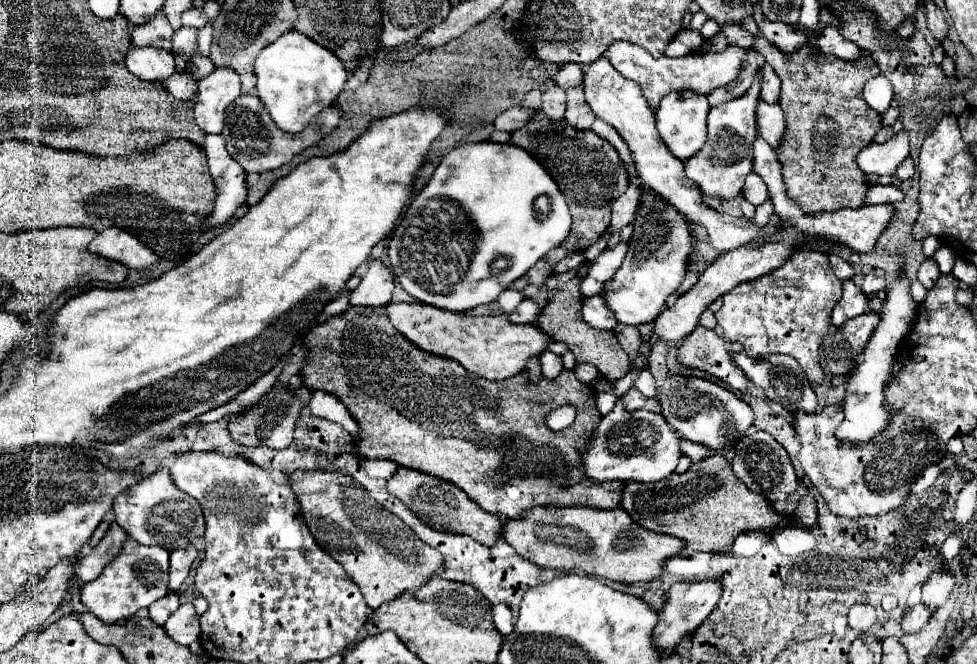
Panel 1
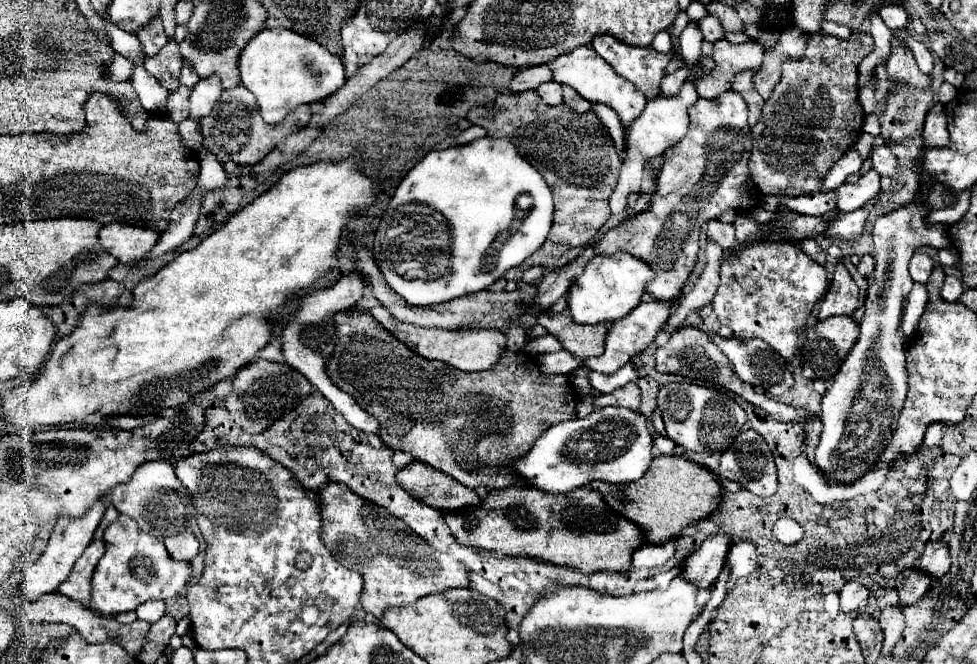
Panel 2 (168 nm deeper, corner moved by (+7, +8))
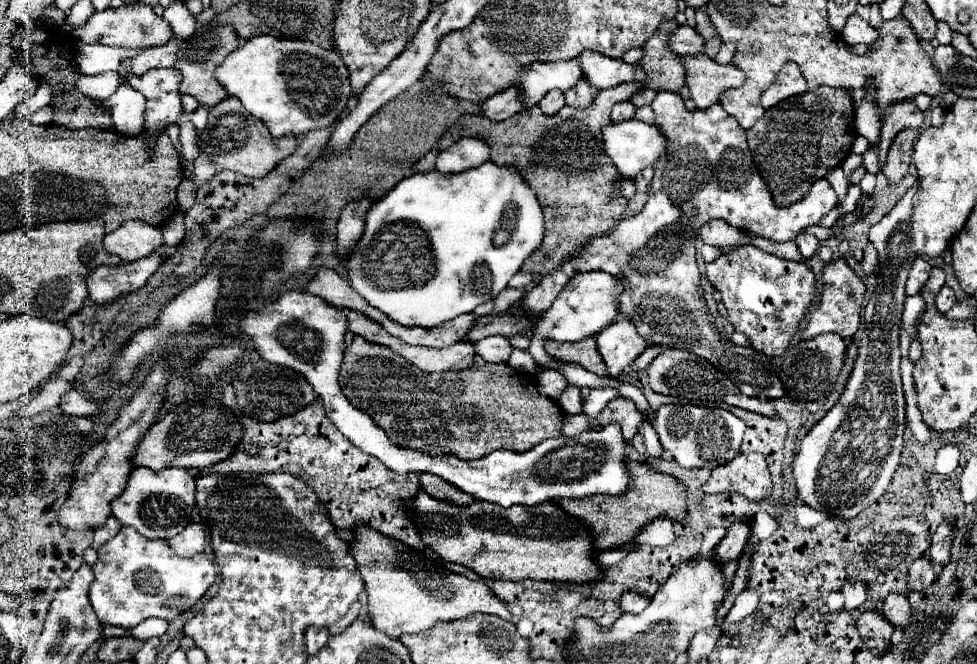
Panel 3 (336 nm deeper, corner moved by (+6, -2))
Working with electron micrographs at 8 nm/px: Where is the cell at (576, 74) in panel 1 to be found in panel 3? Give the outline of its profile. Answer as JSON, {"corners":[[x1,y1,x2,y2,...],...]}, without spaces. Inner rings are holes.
{"corners":[[509,87,483,103,483,115,493,121,503,121,525,109,525,95,519,87]]}

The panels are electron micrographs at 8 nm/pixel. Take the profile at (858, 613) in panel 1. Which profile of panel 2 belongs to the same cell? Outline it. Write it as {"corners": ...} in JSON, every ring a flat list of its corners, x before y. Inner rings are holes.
{"corners":[[848,581,840,591,840,609,858,611,868,601,868,589,858,581]]}

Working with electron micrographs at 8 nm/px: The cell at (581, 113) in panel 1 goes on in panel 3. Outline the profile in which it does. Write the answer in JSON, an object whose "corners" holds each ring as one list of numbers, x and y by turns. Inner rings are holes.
{"corners":[[583,81,577,87,573,87,571,91,565,91,565,101,567,101,567,105,571,105,575,109,587,109,589,103,593,101,591,85,587,81]]}

